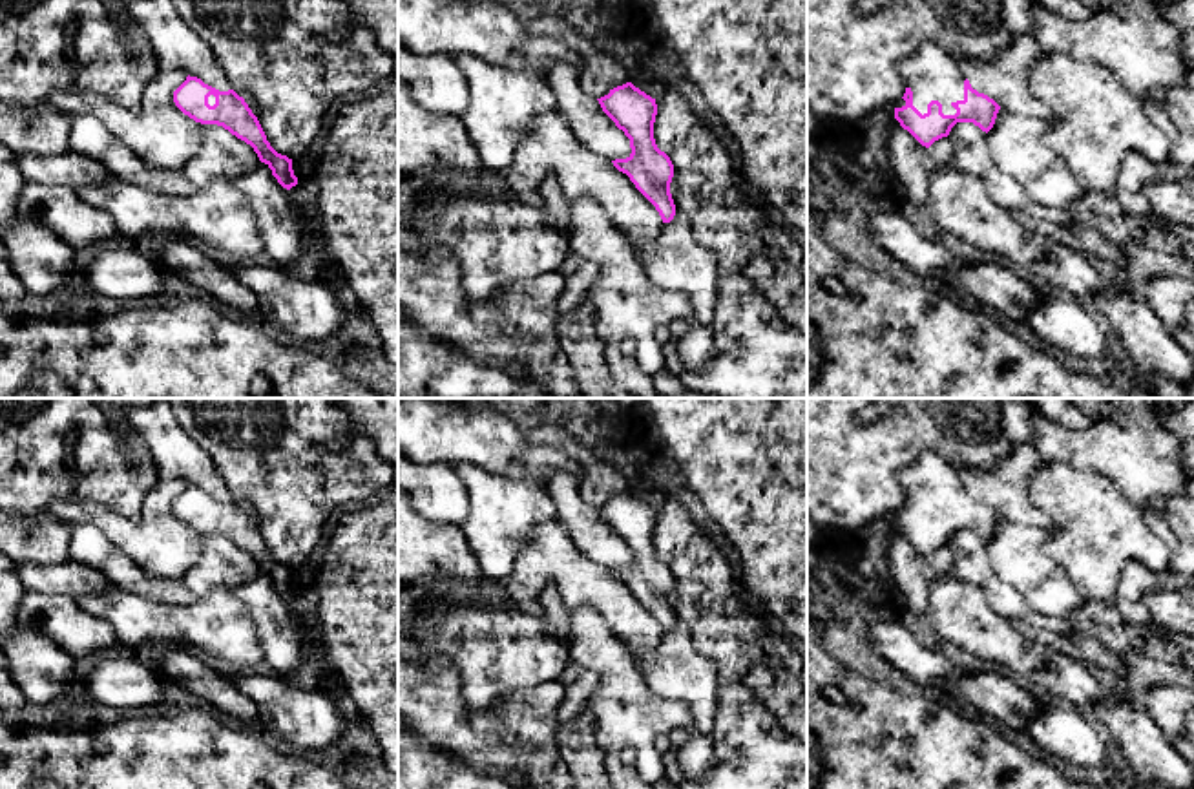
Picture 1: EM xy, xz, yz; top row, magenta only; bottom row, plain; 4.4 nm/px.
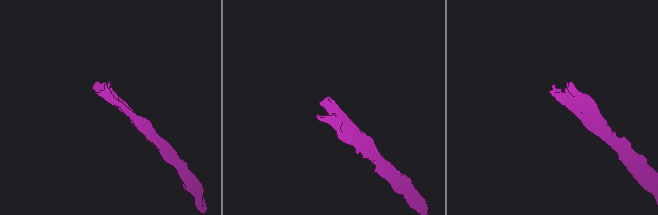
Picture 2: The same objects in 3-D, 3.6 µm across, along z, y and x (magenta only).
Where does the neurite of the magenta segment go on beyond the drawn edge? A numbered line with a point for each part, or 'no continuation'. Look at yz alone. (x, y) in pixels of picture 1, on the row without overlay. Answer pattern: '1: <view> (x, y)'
1: yz (932, 483)

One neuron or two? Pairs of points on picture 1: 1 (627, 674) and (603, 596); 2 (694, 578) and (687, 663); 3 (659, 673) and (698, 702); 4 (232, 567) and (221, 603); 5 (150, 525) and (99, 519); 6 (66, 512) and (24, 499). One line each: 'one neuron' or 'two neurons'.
1: two neurons
2: two neurons
3: one neuron
4: two neurons
5: one neuron
6: two neurons

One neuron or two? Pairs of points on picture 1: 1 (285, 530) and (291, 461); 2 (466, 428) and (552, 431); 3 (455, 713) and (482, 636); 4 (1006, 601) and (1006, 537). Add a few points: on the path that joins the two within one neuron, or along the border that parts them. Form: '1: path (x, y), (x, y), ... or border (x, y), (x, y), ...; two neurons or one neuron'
1: path (289, 514), (289, 477); one neuron
2: border (521, 430), (532, 442), (561, 450); two neurons
3: border (444, 652), (473, 709), (488, 709), (502, 696); two neurons
4: border (986, 543), (990, 567), (1037, 610); two neurons

